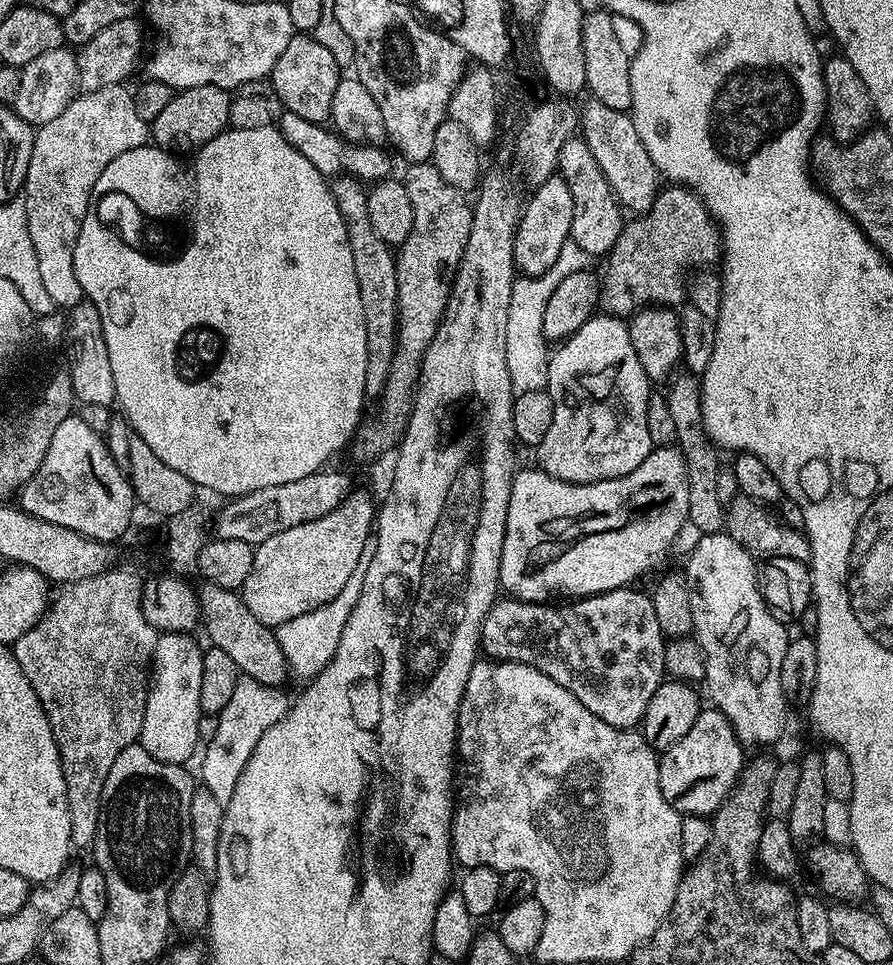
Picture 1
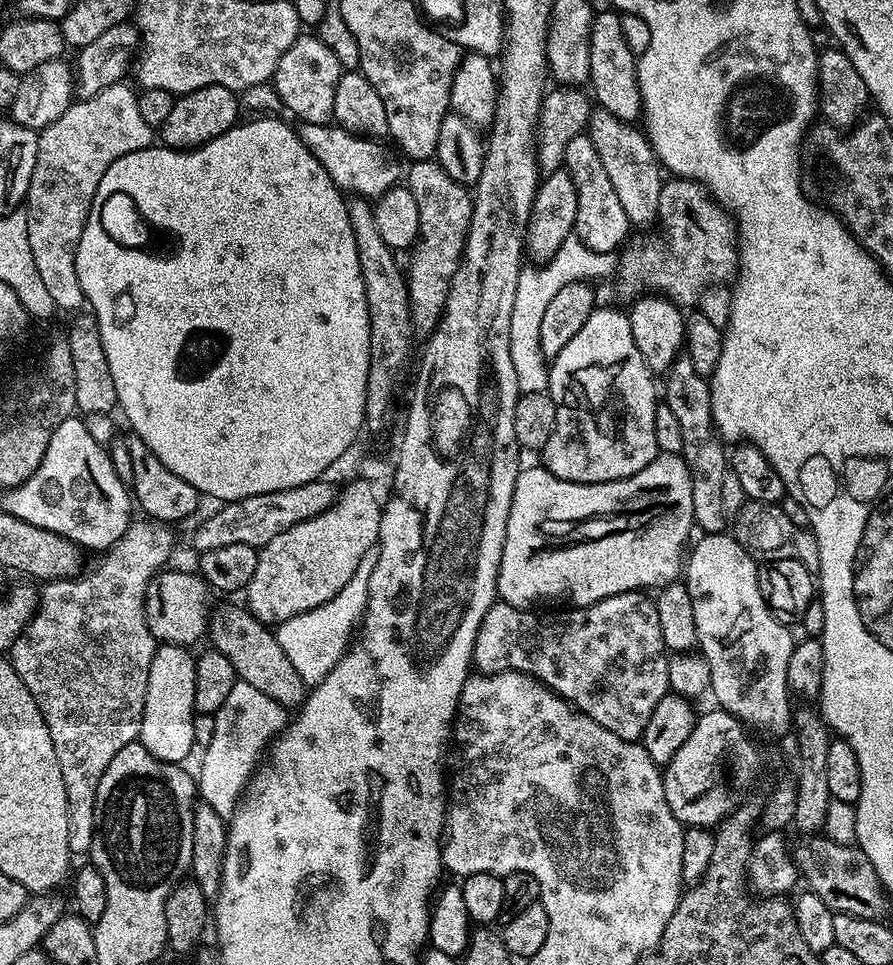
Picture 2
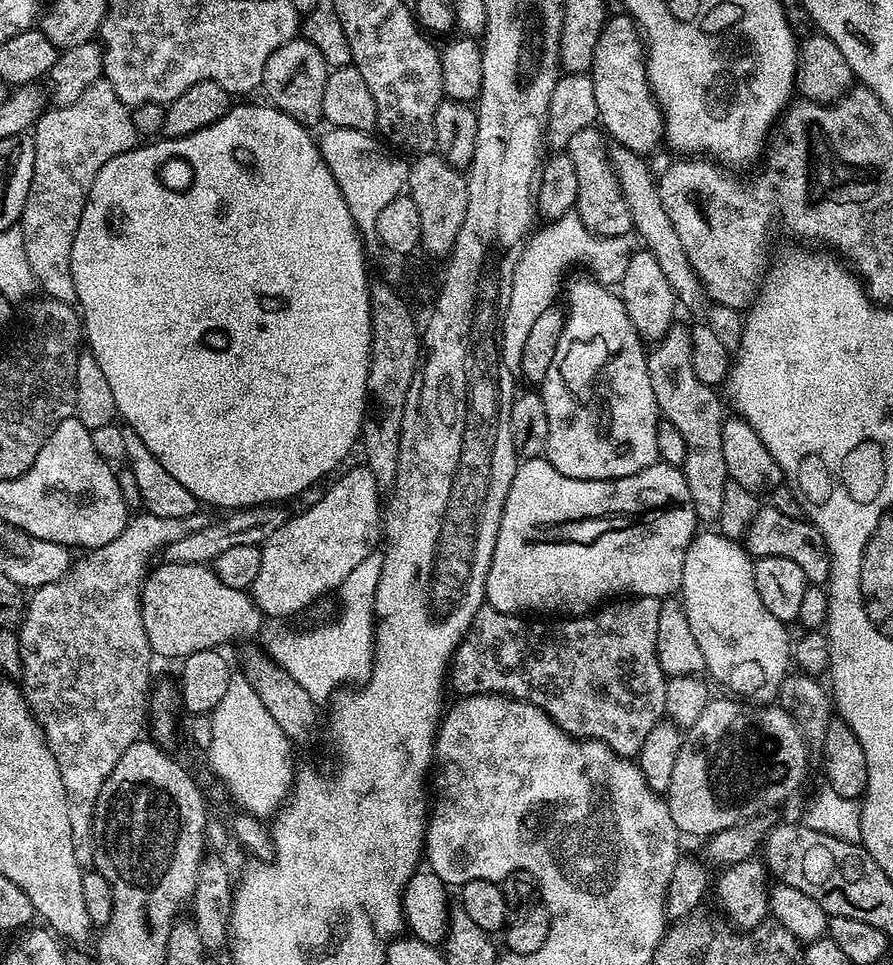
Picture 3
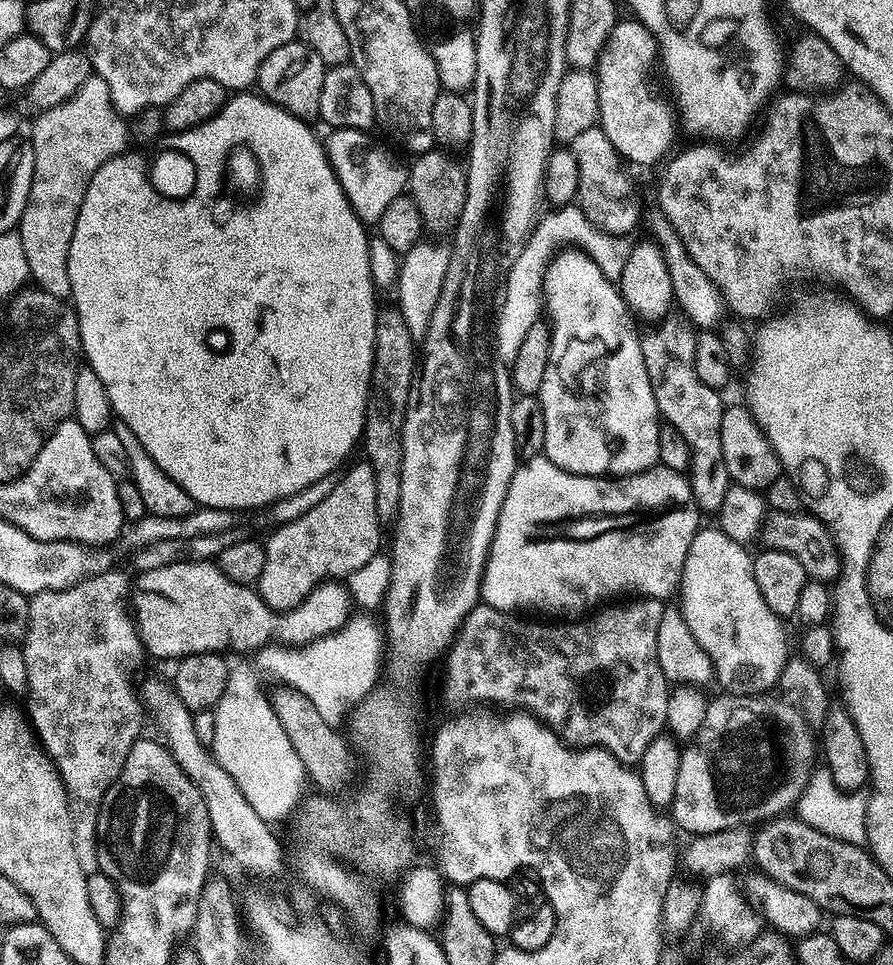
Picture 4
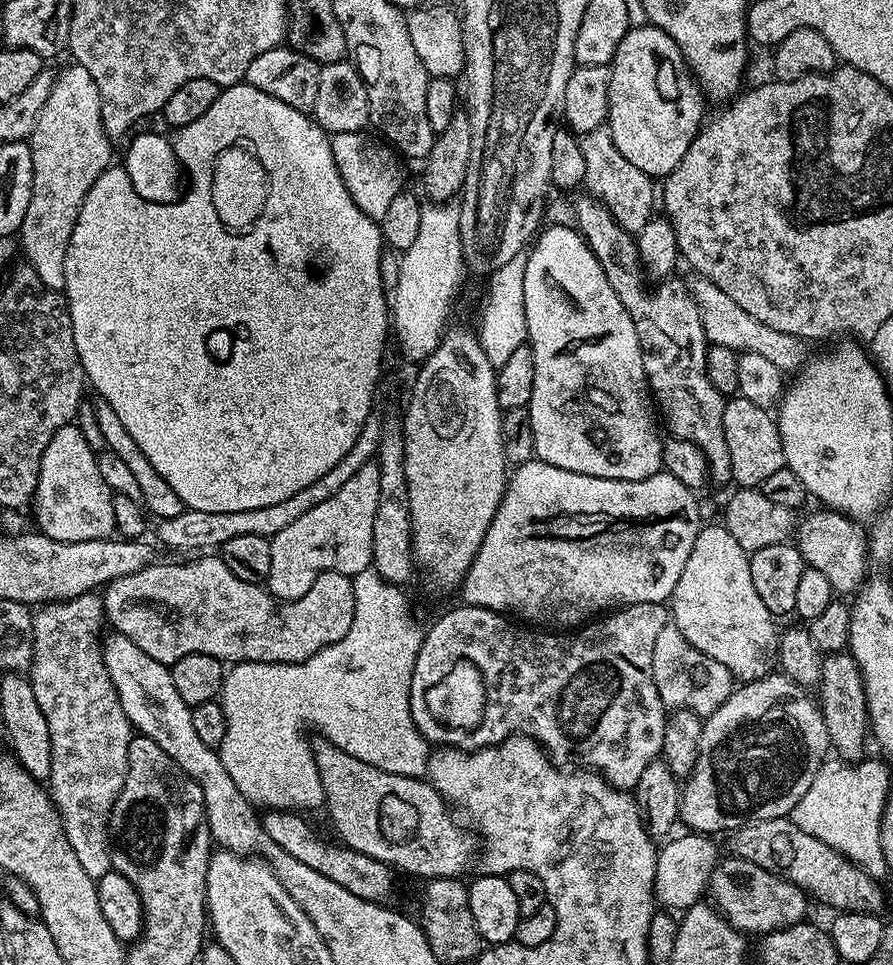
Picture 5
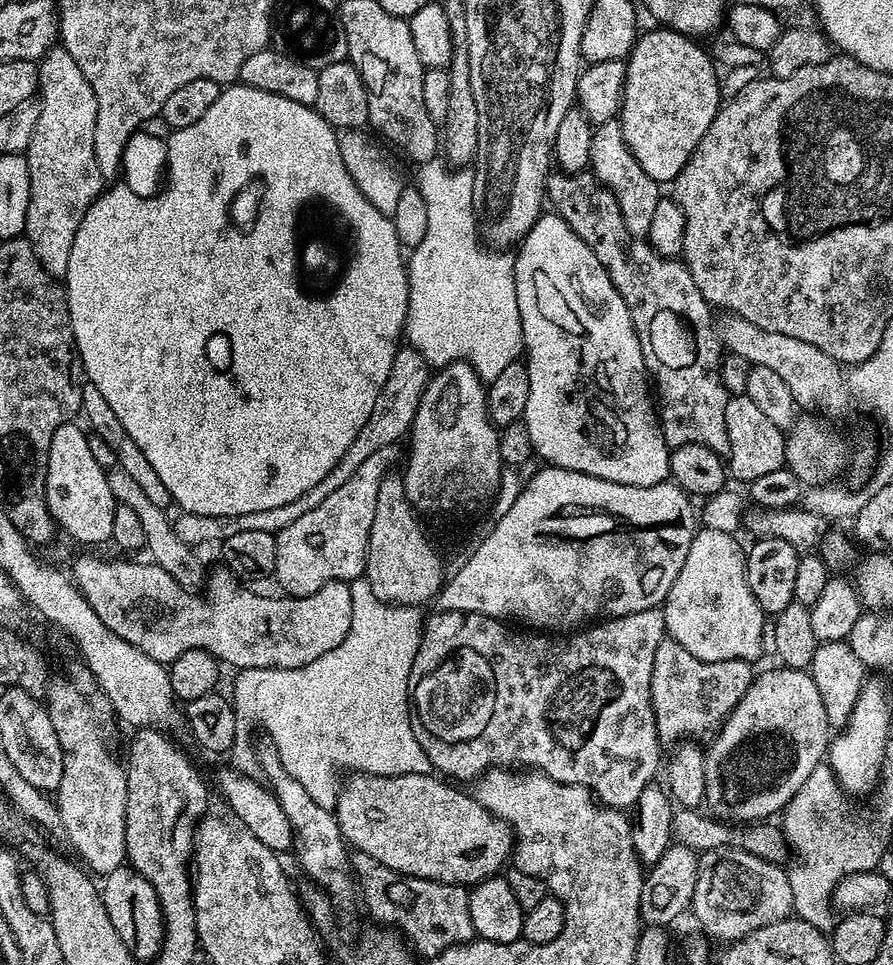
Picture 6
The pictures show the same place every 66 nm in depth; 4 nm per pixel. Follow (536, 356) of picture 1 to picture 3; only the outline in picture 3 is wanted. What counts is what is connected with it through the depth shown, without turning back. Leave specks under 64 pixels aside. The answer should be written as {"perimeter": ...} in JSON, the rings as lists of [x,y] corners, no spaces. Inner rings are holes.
{"perimeter":[[[575,210],[559,216],[557,220],[545,223],[545,228],[541,232],[533,231],[530,239],[524,245],[524,253],[518,258],[518,266],[514,270],[512,279],[512,289],[510,290],[510,302],[504,311],[504,319],[500,325],[500,357],[504,360],[504,365],[513,370],[519,369],[522,362],[522,350],[526,347],[526,337],[530,335],[530,326],[534,326],[536,319],[542,314],[542,310],[553,307],[556,301],[556,283],[560,280],[560,275],[564,272],[567,264],[572,264],[577,260],[580,264],[592,268],[591,275],[599,283],[605,286],[619,285],[621,278],[626,274],[626,266],[630,266],[632,253],[637,251],[638,240],[632,232],[627,232],[621,236],[599,237],[587,228],[582,222],[582,218]]]}

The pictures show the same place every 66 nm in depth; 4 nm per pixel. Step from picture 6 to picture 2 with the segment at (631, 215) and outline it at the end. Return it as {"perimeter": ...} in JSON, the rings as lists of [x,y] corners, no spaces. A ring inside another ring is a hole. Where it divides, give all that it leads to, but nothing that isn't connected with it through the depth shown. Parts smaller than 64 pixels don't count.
{"perimeter":[[[587,134],[570,138],[562,168],[570,174],[578,194],[574,235],[590,250],[616,252],[629,239],[630,225],[626,210],[622,210],[622,202],[618,202],[618,194],[614,194],[614,186],[610,183],[606,169],[602,167],[602,158],[598,158],[598,150],[594,150],[594,142],[590,142]]]}

